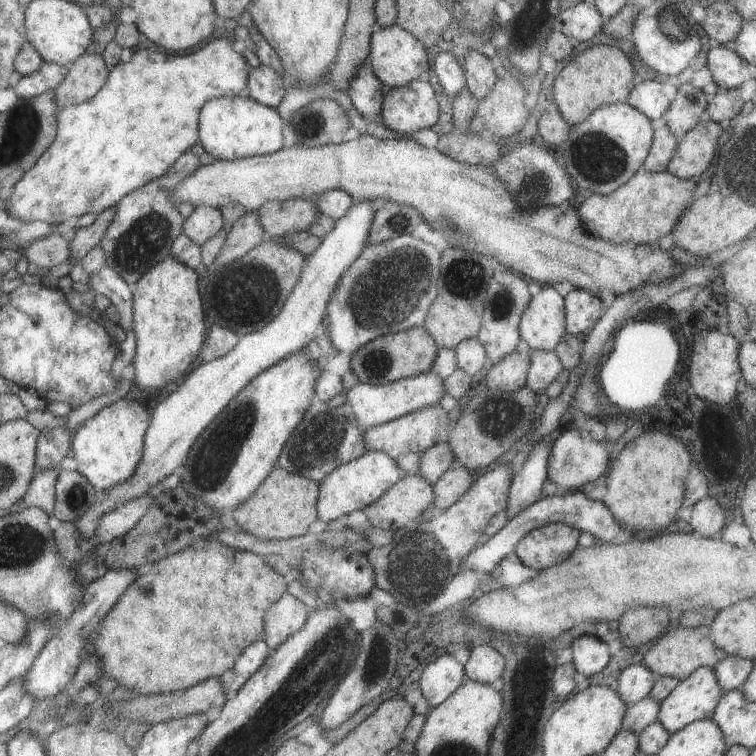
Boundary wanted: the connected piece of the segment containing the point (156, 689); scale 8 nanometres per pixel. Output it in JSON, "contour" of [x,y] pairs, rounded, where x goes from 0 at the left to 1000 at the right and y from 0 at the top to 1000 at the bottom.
{"contour":[[[265,713],[245,724],[234,731],[228,731],[221,737],[197,747],[192,758],[183,761],[175,772],[167,779],[167,783],[156,792],[156,796],[140,811],[140,815],[128,828],[128,840],[123,849],[123,860],[131,870],[134,878],[134,892],[143,897],[151,897],[159,907],[173,913],[180,919],[197,919],[209,917],[229,917],[241,911],[251,910],[278,896],[291,894],[312,876],[323,854],[333,852],[347,841],[349,831],[349,807],[362,799],[368,791],[380,783],[381,770],[378,762],[362,757],[353,743],[349,743],[347,735],[335,730],[315,728],[292,718],[286,713]]]}

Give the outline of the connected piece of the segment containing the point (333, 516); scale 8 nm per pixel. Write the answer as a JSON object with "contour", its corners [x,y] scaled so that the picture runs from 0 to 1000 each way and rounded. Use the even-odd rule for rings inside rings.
{"contour":[[[487,597],[474,606],[446,616],[437,627],[422,639],[422,655],[418,665],[419,685],[426,690],[442,692],[447,685],[455,685],[466,675],[480,675],[508,651],[521,643],[536,624],[526,618],[509,598]]]}

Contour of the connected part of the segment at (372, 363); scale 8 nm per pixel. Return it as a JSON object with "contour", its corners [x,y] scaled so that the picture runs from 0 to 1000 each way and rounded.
{"contour":[[[558,429],[536,438],[513,440],[472,460],[463,471],[464,491],[476,507],[513,508],[569,491],[581,460]]]}

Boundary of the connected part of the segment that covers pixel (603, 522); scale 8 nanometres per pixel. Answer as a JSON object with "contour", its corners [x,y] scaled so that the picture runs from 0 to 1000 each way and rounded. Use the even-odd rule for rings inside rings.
{"contour":[[[755,648],[754,652],[745,657],[735,655],[717,656],[706,667],[690,675],[688,680],[676,685],[643,720],[630,722],[622,733],[618,733],[610,741],[608,755],[619,753],[640,757],[653,755],[663,738],[680,729],[683,720],[689,712],[693,712],[694,706],[725,692],[746,692],[758,696],[769,705],[780,705],[786,712],[791,712],[796,717],[810,717],[817,709],[817,704],[820,704],[819,690],[812,690],[808,675],[796,663],[780,661],[770,648]]]}

